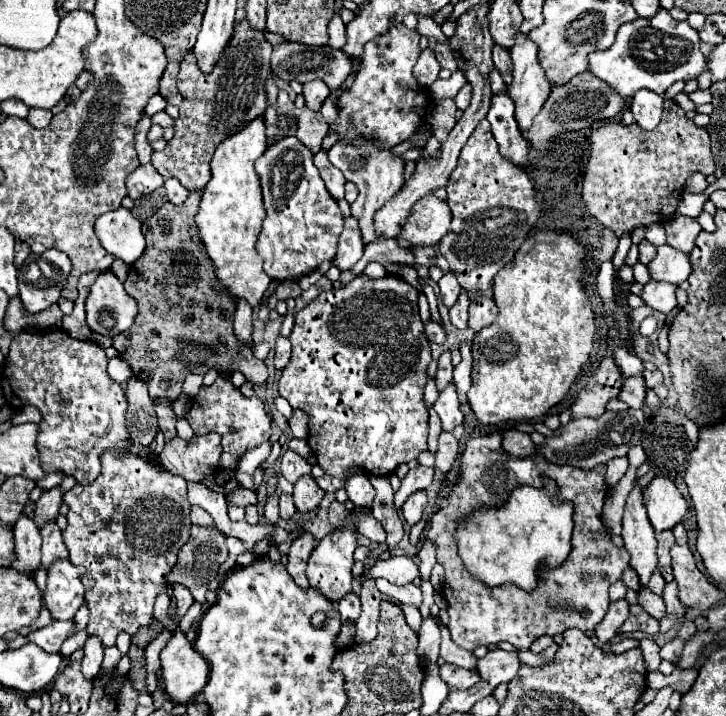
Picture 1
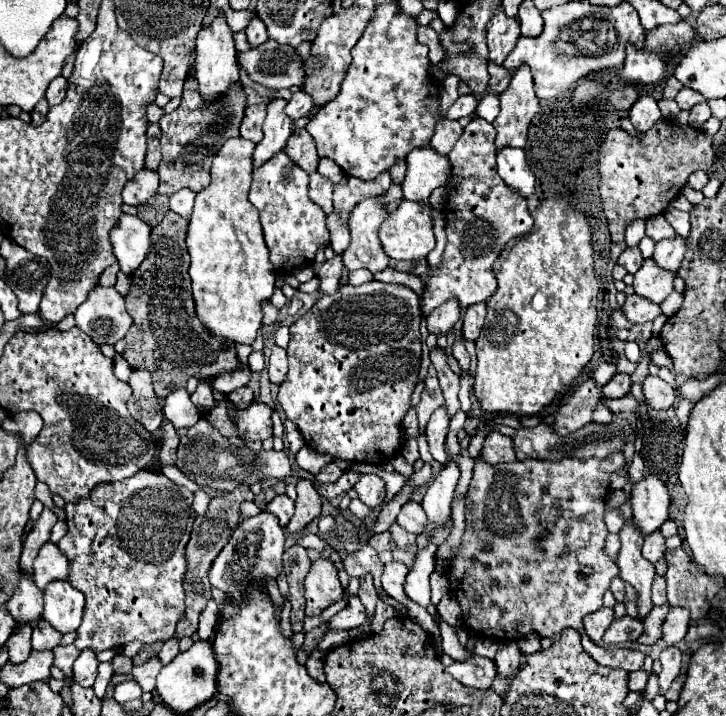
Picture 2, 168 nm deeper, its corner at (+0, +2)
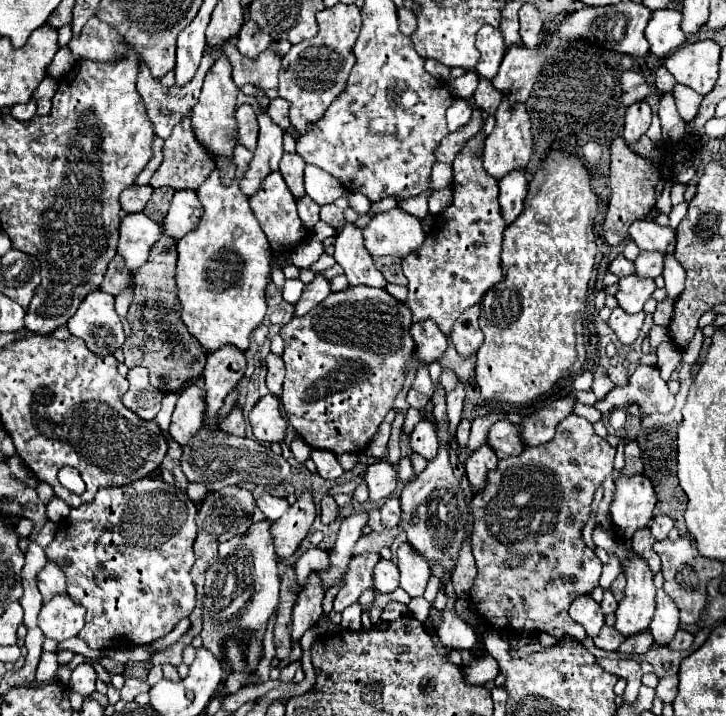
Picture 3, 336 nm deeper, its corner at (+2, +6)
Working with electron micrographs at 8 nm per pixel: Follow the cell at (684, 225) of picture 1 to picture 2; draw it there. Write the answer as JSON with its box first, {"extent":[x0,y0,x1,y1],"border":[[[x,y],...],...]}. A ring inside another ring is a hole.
{"extent":[652,236,686,274],"border":[[[676,236],[672,240],[656,242],[652,258],[656,260],[656,264],[660,264],[660,268],[676,274],[680,268],[680,262],[684,258],[684,252],[686,252],[686,242],[684,242],[684,238]]]}

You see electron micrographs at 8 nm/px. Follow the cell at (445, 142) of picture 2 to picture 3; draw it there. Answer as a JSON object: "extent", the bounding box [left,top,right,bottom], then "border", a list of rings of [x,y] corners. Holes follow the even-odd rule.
{"extent":[434,98,484,162],"border":[[[470,98],[468,102],[474,106],[473,116],[466,126],[458,128],[456,132],[450,132],[450,134],[438,144],[438,148],[434,150],[436,160],[440,160],[440,162],[452,162],[454,156],[464,148],[464,144],[482,128],[484,120],[482,120],[480,108],[476,106],[476,102],[474,102],[472,98]]]}

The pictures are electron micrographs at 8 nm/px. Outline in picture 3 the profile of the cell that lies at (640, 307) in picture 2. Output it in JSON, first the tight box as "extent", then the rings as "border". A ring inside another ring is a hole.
{"extent":[608,306,646,344],"border":[[[620,306],[612,310],[612,316],[608,320],[610,328],[616,332],[616,336],[620,338],[622,344],[632,344],[638,338],[640,326],[644,322],[646,312],[638,312],[638,314],[628,314],[626,310],[622,310]]]}

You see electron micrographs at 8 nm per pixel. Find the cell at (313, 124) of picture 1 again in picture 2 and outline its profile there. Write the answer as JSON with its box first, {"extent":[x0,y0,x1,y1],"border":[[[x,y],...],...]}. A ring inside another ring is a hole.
{"extent":[284,130,318,172],"border":[[[300,130],[292,134],[286,142],[284,152],[292,158],[294,164],[304,168],[304,172],[314,172],[318,168],[318,154],[316,154],[316,144],[312,136],[308,136],[306,130]]]}

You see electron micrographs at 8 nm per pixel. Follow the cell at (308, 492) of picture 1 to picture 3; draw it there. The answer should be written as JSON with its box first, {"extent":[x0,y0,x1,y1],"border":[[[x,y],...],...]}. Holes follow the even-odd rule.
{"extent":[272,490,318,558],"border":[[[304,490],[298,496],[296,504],[290,506],[286,516],[282,516],[282,520],[272,522],[272,536],[278,558],[288,558],[298,548],[298,544],[310,532],[316,516],[318,510],[314,504],[314,496],[310,490]]]}

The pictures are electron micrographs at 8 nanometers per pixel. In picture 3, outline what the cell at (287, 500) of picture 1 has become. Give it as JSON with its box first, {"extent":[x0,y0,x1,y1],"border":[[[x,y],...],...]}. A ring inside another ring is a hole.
{"extent":[256,494,290,520],"border":[[[264,494],[264,496],[260,496],[258,500],[256,500],[256,506],[264,512],[264,516],[268,518],[268,520],[278,520],[288,508],[290,508],[290,504],[288,504],[288,500],[286,498],[276,498],[276,496],[270,496],[270,494]]]}

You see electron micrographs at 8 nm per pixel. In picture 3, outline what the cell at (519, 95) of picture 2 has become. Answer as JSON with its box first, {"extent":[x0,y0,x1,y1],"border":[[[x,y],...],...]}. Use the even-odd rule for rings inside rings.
{"extent":[484,98,532,180],"border":[[[504,98],[496,110],[496,126],[484,146],[484,168],[490,176],[500,180],[506,172],[512,172],[514,168],[524,168],[530,156],[532,156],[532,134],[526,106],[522,102],[510,104],[510,100]]]}

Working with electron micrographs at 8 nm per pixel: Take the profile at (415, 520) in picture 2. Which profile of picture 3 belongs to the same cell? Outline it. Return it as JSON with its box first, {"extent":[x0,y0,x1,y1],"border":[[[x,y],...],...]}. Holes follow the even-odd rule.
{"extent":[380,498,402,528],"border":[[[388,498],[384,502],[384,506],[380,508],[382,512],[382,524],[388,526],[388,528],[394,528],[398,526],[400,518],[402,518],[402,508],[400,508],[400,500],[398,498]]]}

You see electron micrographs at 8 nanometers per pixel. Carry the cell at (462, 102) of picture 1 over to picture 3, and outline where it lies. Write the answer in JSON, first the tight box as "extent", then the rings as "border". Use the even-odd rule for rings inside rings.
{"extent":[446,98,472,130],"border":[[[454,98],[454,102],[450,104],[448,112],[446,112],[446,120],[448,120],[448,130],[458,130],[460,126],[464,126],[470,116],[472,116],[472,104],[468,104],[464,98]]]}

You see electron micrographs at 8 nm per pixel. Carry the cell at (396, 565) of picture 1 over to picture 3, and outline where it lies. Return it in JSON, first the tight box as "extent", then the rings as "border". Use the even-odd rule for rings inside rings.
{"extent":[374,560,398,592],"border":[[[380,560],[374,568],[374,588],[380,592],[394,592],[398,588],[398,568],[390,560]]]}

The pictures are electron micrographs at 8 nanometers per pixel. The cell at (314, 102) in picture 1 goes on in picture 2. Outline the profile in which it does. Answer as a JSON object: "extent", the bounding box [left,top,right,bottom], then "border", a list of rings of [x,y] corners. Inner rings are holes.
{"extent":[284,90,312,120],"border":[[[302,90],[294,92],[292,98],[290,98],[290,102],[284,108],[284,114],[288,118],[292,118],[292,120],[302,118],[302,116],[308,116],[310,112],[312,112],[312,98],[306,92],[302,92]]]}

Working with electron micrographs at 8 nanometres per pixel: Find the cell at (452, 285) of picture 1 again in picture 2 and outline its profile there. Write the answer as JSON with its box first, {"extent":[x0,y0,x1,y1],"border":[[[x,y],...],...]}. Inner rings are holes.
{"extent":[428,300,460,334],"border":[[[448,300],[446,304],[442,304],[440,308],[436,308],[428,318],[428,332],[430,334],[448,334],[452,330],[452,326],[460,320],[460,308],[456,304],[456,300]]]}

